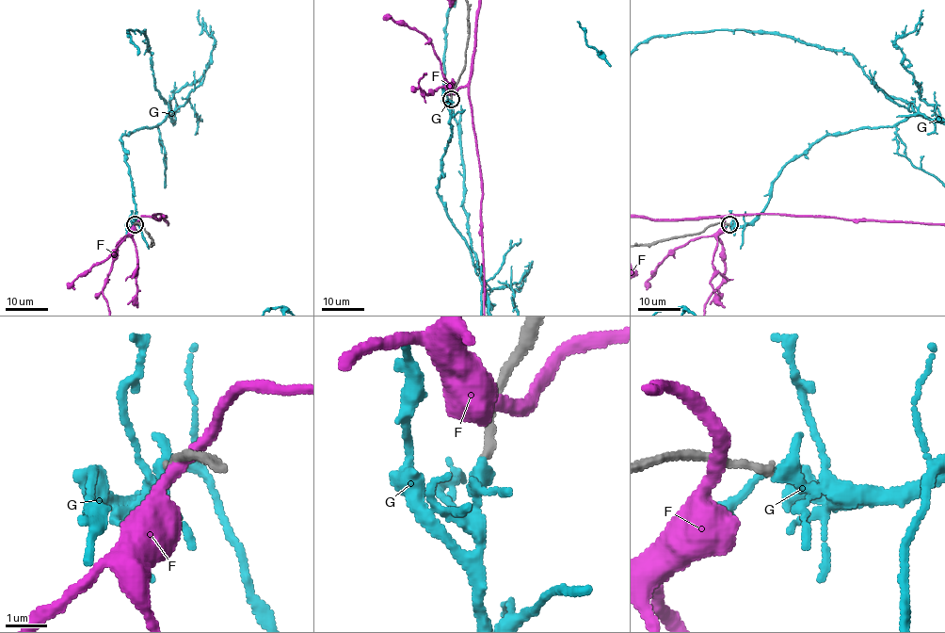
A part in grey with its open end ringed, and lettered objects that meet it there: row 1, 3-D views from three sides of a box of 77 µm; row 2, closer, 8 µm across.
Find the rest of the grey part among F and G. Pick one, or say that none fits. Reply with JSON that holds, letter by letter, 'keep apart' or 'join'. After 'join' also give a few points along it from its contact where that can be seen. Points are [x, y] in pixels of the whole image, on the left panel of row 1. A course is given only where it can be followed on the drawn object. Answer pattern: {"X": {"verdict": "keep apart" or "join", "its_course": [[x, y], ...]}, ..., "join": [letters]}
{"F": {"verdict": "keep apart"}, "G": {"verdict": "join"}, "join": ["G"]}

